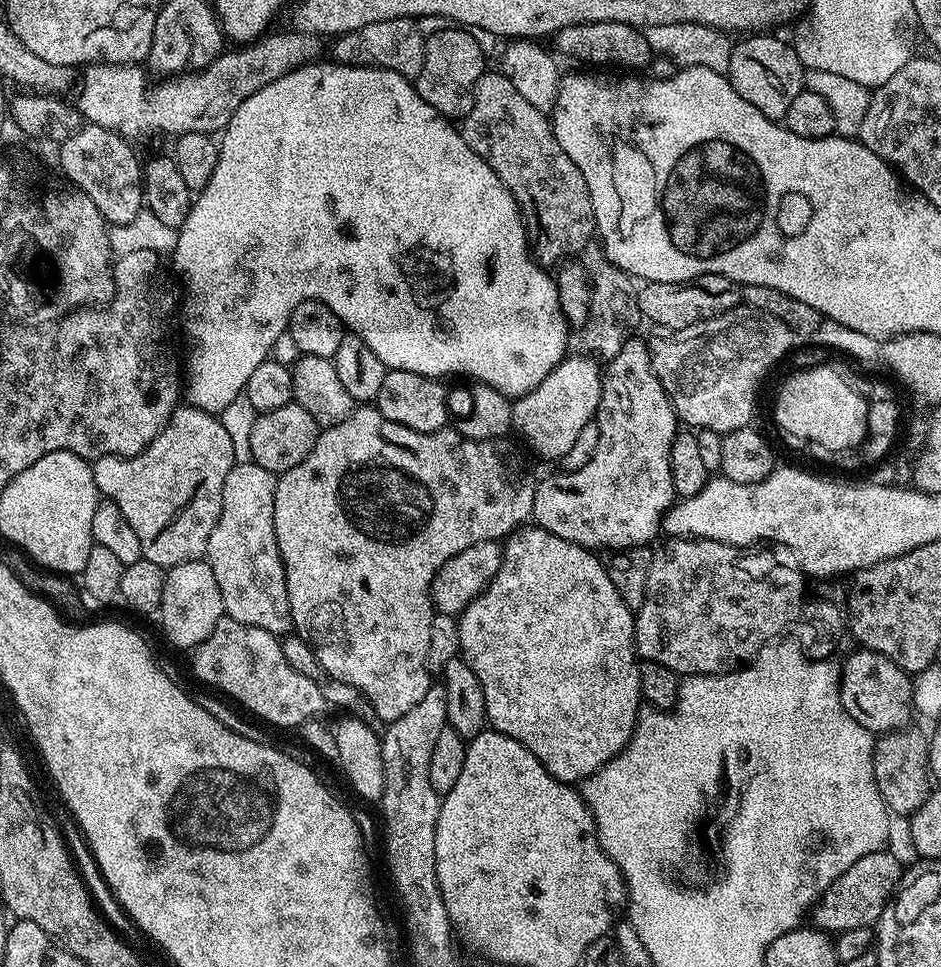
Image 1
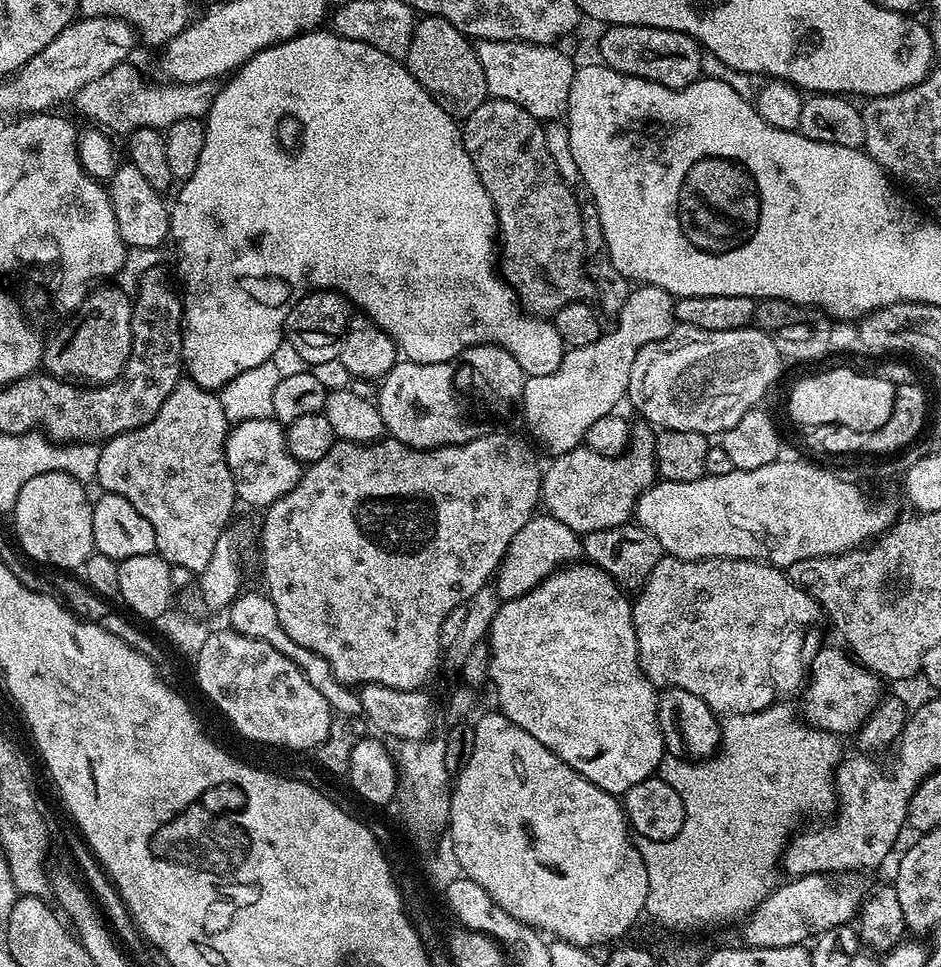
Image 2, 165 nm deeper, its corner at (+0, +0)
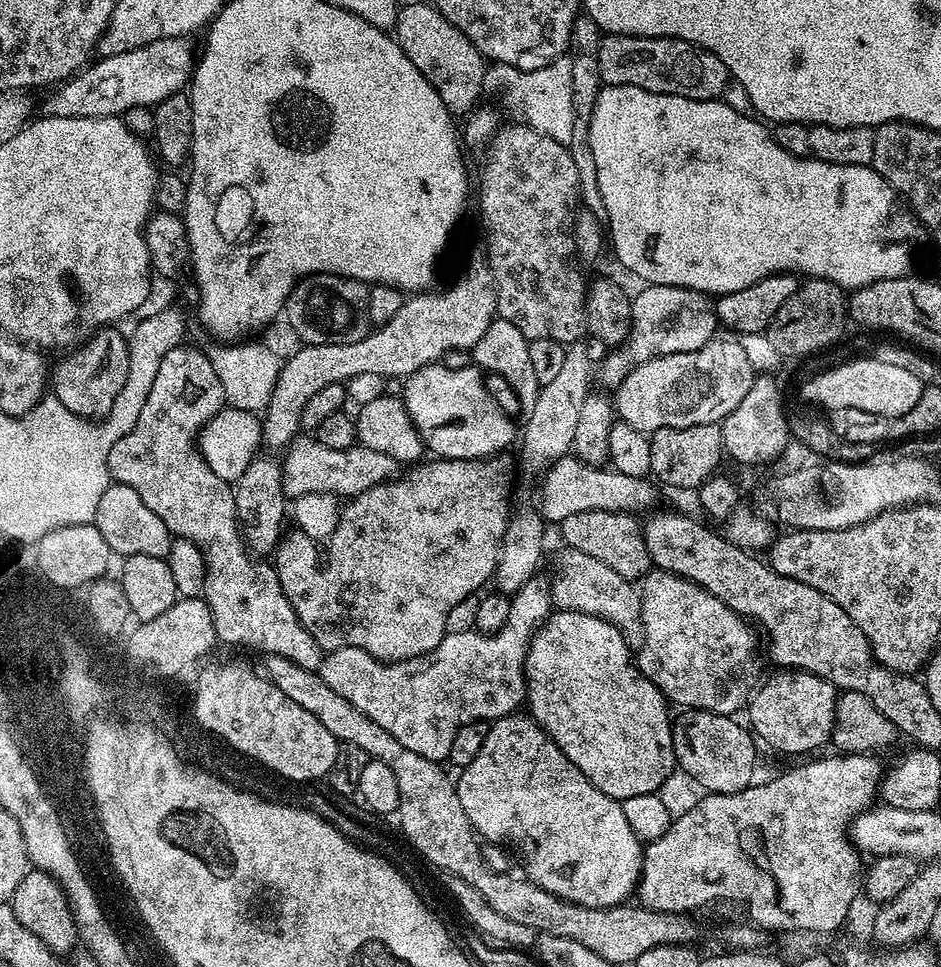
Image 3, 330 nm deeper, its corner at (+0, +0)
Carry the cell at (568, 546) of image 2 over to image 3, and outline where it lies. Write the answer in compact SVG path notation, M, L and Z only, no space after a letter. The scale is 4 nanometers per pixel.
M565 547L563 551L556 564L556 573L552 576L551 603L560 610L601 616L623 632L629 649L639 650L644 641L644 627L640 621L640 594L637 585L622 578L622 574L614 574L610 566L598 562L598 558L590 558L590 554L582 554L570 547Z

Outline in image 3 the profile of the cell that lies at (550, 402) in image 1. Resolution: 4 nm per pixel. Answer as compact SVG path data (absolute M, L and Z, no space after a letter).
M649 284L641 287L636 297L631 297L631 328L628 336L613 347L598 366L597 379L615 389L631 374L633 369L642 362L650 361L655 356L665 356L670 353L688 353L690 350L700 349L718 332L718 321L713 301L703 292L695 292L693 288L679 288L673 284Z

